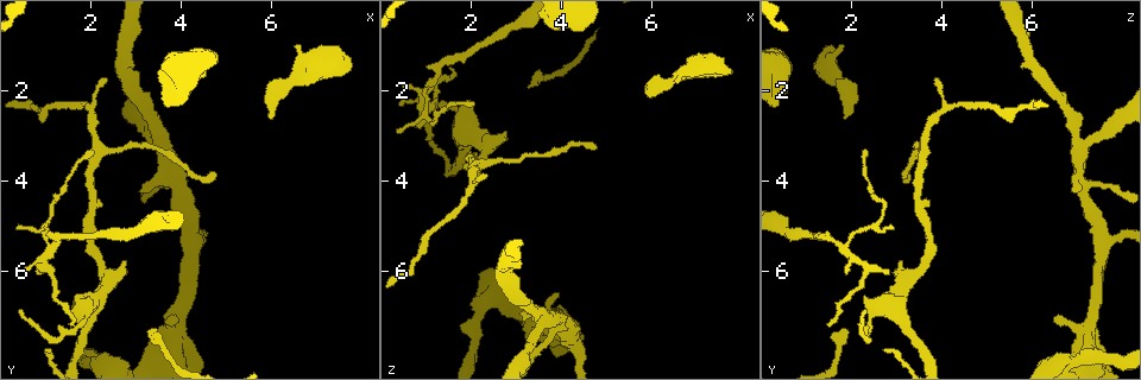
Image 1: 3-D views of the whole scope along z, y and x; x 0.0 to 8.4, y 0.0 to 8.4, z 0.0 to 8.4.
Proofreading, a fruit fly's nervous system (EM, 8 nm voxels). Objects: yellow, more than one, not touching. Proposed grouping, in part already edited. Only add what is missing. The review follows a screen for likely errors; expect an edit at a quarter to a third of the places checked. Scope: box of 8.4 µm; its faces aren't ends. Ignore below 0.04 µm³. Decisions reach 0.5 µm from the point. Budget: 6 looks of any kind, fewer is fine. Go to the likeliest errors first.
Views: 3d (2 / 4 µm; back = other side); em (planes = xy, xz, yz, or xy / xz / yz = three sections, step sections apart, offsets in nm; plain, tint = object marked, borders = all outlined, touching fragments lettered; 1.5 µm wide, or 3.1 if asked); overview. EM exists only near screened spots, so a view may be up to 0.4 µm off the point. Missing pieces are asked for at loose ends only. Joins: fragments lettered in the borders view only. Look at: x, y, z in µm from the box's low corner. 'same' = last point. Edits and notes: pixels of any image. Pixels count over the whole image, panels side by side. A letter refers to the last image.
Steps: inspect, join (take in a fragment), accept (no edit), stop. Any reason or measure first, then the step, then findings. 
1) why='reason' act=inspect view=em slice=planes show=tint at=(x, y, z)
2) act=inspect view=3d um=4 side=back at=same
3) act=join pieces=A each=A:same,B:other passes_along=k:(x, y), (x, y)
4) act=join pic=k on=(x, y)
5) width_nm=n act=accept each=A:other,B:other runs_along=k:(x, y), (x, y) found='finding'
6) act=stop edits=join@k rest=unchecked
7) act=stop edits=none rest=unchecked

why='long arm stops here' act=inspect view=em slice=xz step=4 show=borders at=(1.05, 7.70, 2.70)

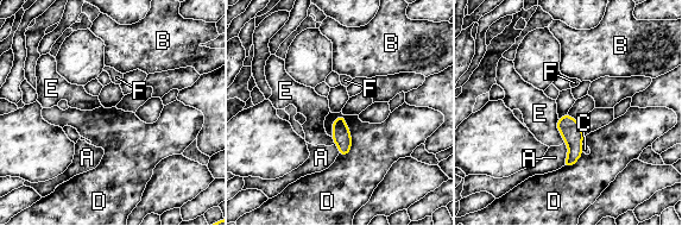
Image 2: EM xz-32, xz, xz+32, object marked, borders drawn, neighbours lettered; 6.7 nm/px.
act=inspect view=em slice=planes show=borders at=same

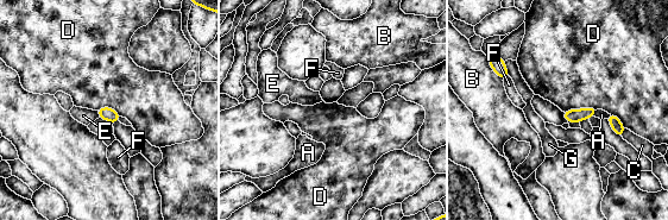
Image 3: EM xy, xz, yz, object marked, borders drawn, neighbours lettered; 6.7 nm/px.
width_nm=90 longest_contact=D:220nm act=accept each=A:other,B:other,C:other,D:other,E:other,F:other,G:other found='none of them fits'

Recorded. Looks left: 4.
why='an open end' act=inspect view=3d um=4 at=(7.75, 1.30, 1.60)

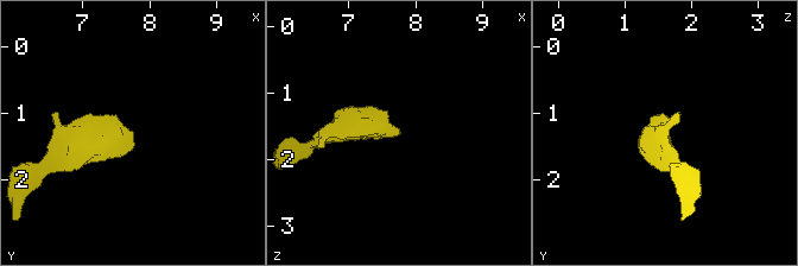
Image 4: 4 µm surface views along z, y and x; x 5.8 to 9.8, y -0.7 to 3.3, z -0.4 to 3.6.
act=inspect view=em slice=planes show=tint at=(7.75, 1.35, 1.60)

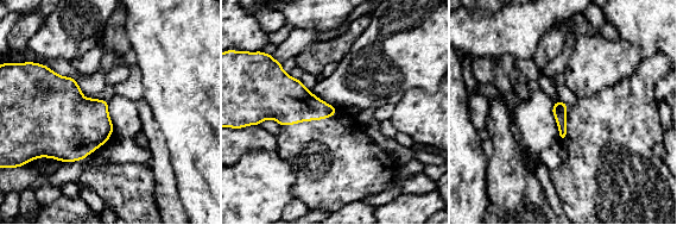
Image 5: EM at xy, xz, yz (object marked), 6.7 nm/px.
act=inspect view=em slice=planes show=borders at=same

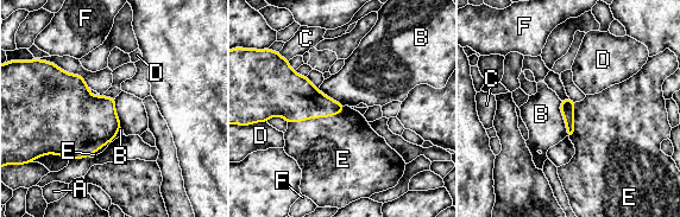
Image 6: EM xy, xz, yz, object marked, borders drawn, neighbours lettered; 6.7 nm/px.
act=join pieces=E each=A:other,B:other,C:other,D:other,E:same,F:other found='it goes on there'

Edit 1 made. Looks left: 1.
act=stop edits=join@6 rest=unchecked

